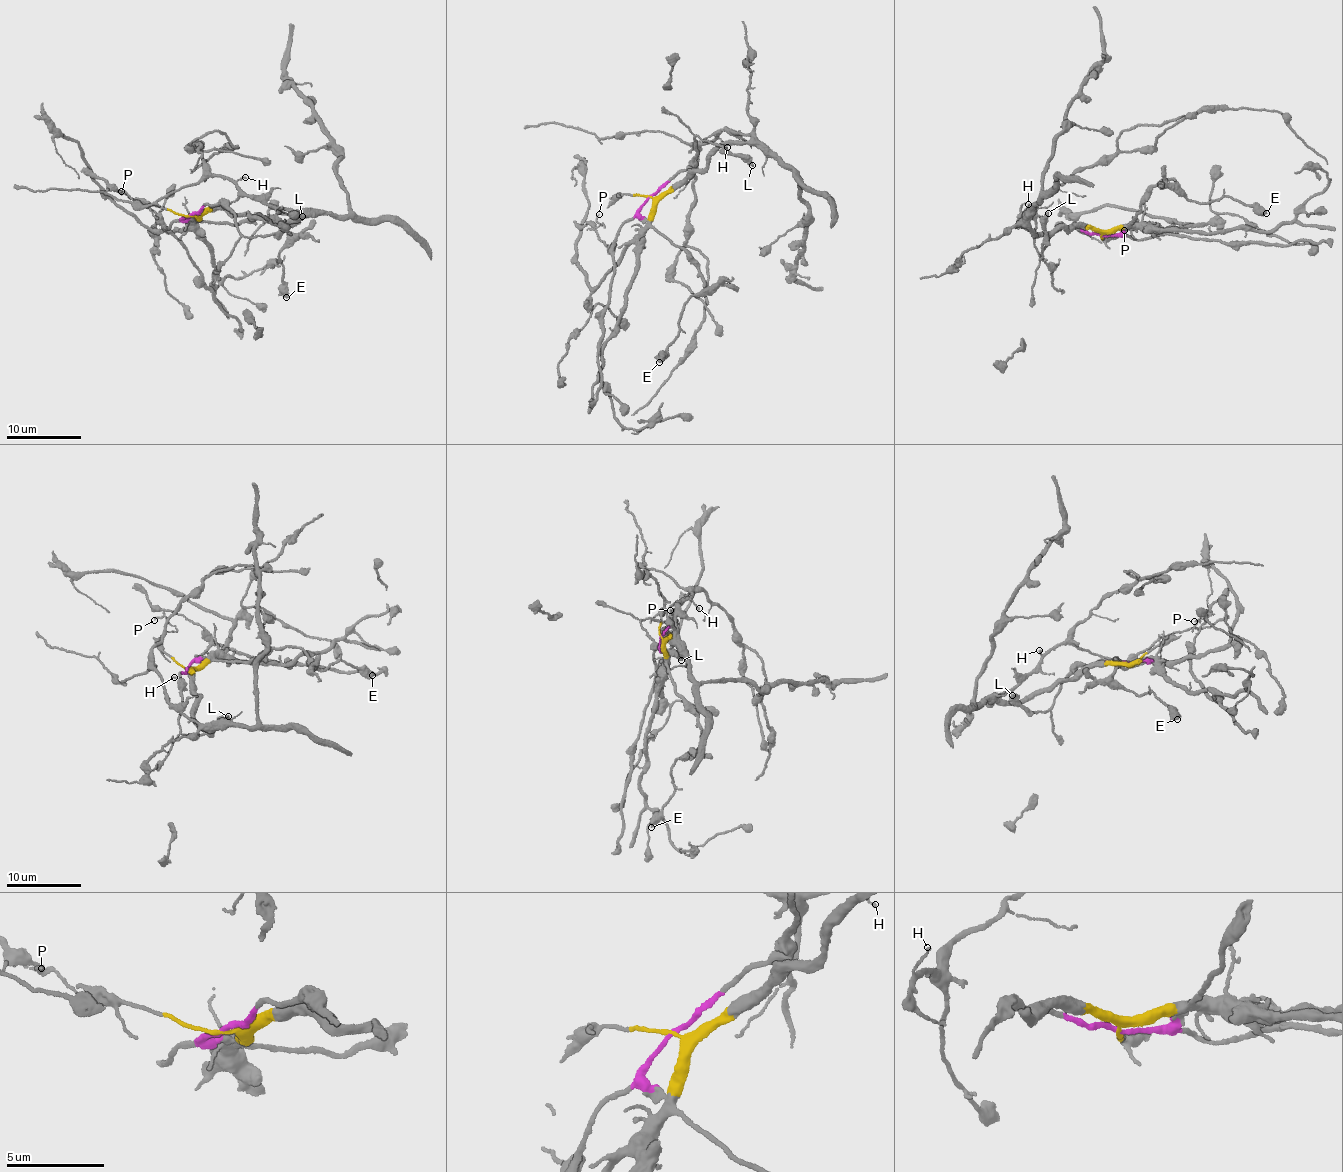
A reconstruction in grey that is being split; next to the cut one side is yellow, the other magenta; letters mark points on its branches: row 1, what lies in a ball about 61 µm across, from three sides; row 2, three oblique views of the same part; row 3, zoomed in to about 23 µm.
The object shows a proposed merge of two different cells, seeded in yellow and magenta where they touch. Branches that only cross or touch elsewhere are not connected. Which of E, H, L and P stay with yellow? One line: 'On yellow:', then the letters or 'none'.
On yellow: E, H

